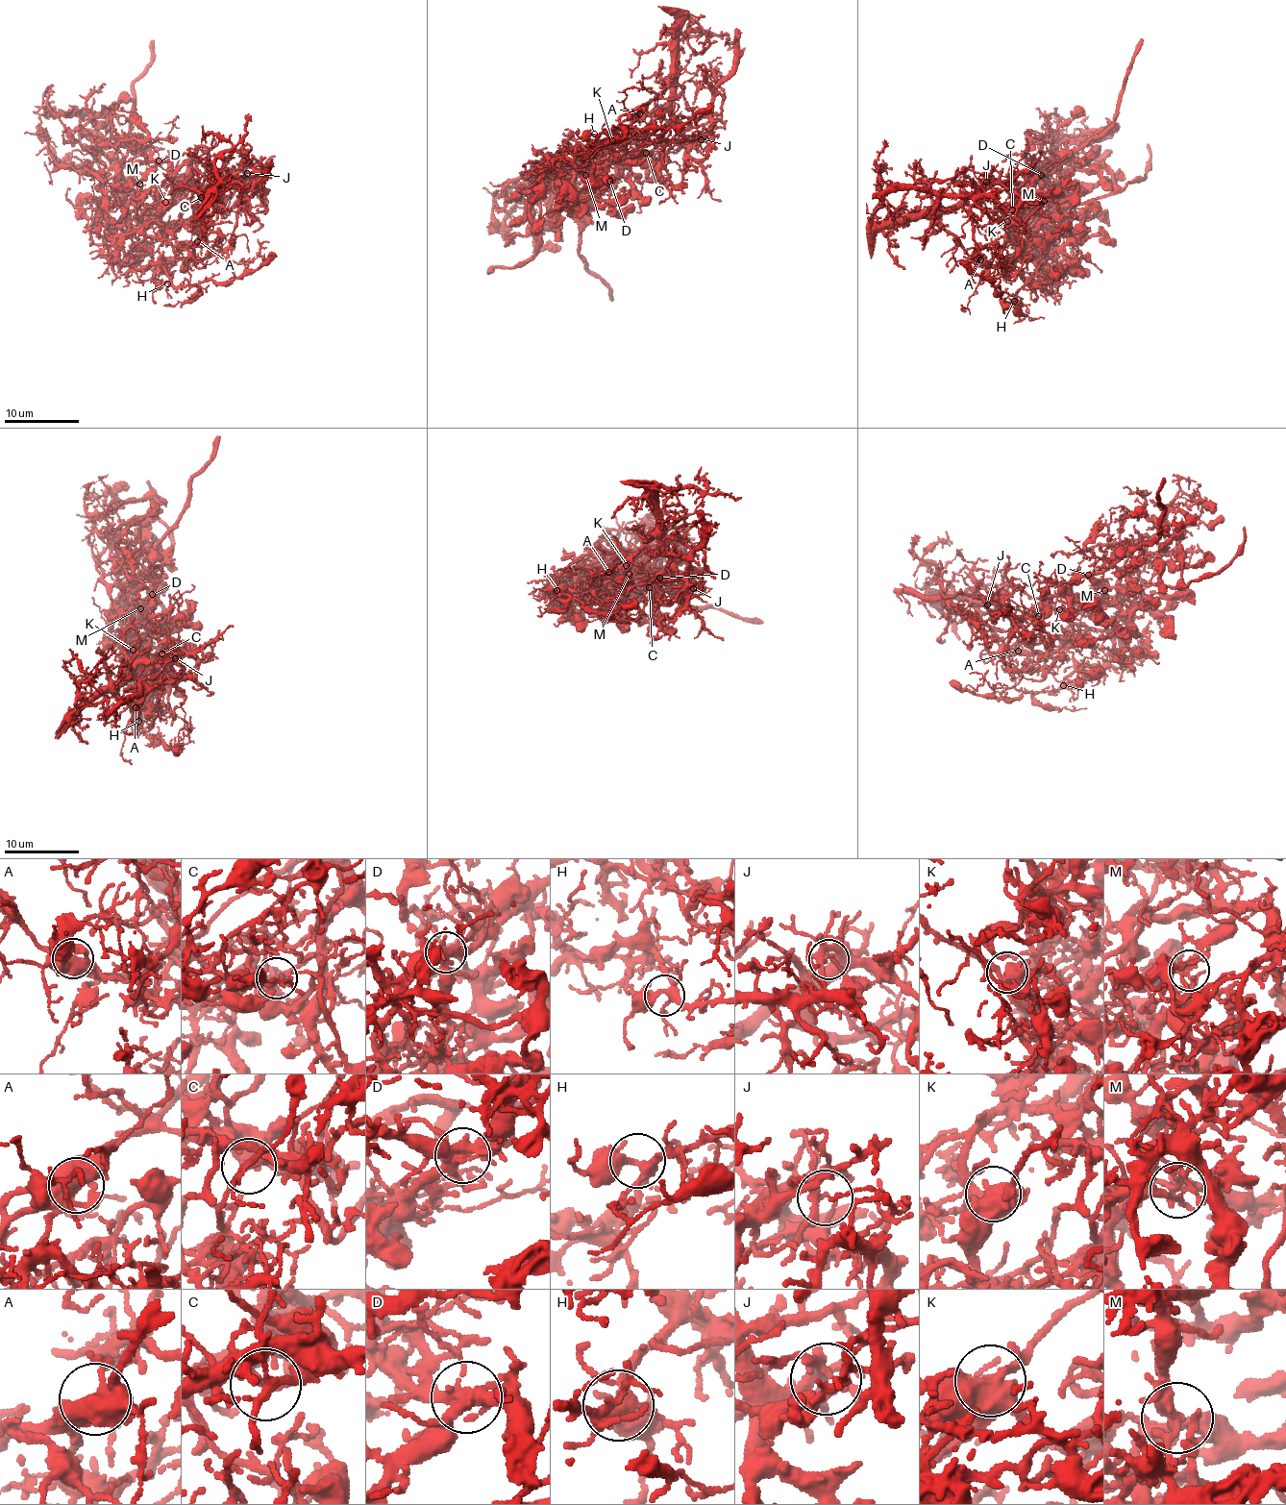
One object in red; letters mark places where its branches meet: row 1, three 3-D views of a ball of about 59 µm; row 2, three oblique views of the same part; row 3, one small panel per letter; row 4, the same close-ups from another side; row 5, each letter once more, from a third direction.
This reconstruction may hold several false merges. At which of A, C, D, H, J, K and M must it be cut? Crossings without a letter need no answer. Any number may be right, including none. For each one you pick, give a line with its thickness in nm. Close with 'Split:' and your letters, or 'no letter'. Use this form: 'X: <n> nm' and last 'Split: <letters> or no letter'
A: 550 nm
C: 240 nm
D: 400 nm
K: 480 nm
M: 260 nm
Split: A, C, D, K, M

